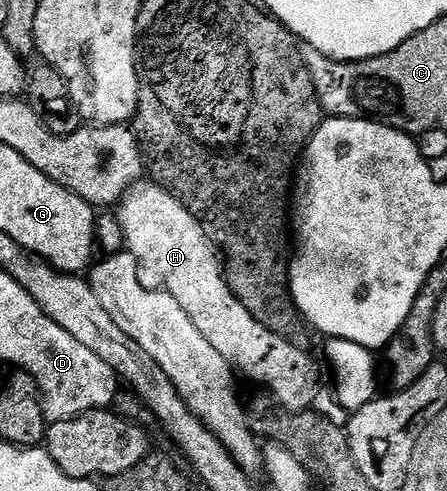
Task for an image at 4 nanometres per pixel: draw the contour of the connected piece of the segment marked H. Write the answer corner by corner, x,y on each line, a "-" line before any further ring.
151,181
141,182
124,196
118,218
127,254
136,260
139,270
149,271
156,278
155,286
178,301
190,321
198,325
198,333
226,357
232,368
265,387
283,410
307,411
313,406
316,367
308,360
309,352
270,333
270,329
250,317
228,288
202,225
169,191
163,191

